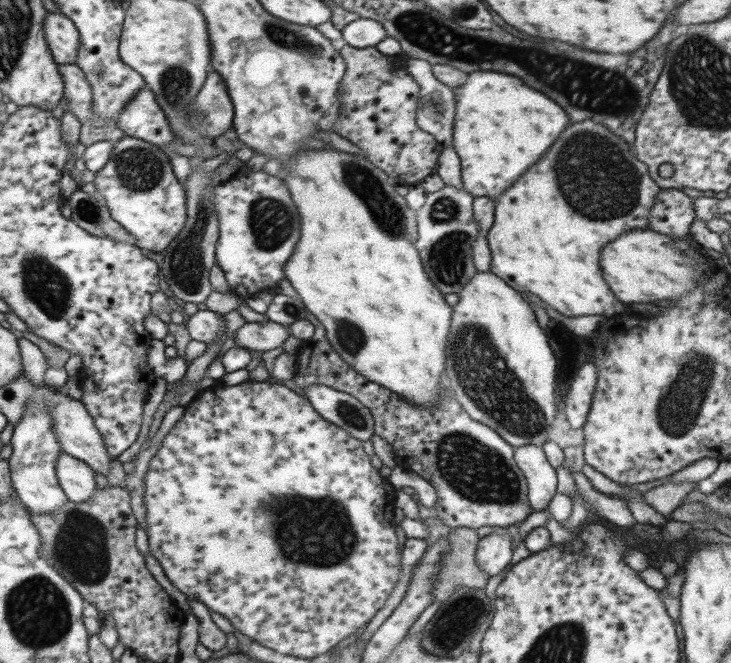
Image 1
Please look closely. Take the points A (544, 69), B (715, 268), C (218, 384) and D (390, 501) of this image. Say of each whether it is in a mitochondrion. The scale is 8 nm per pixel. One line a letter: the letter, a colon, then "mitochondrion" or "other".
A: mitochondrion
B: other
C: other
D: other

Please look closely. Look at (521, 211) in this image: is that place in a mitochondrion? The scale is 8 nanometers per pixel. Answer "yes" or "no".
no

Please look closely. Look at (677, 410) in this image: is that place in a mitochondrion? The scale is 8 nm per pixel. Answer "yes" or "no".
yes

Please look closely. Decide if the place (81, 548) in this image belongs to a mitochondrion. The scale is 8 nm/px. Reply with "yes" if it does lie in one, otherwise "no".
yes

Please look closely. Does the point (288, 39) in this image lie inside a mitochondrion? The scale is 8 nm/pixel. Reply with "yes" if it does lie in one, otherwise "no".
yes

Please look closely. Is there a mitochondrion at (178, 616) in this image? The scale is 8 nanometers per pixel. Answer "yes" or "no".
no

